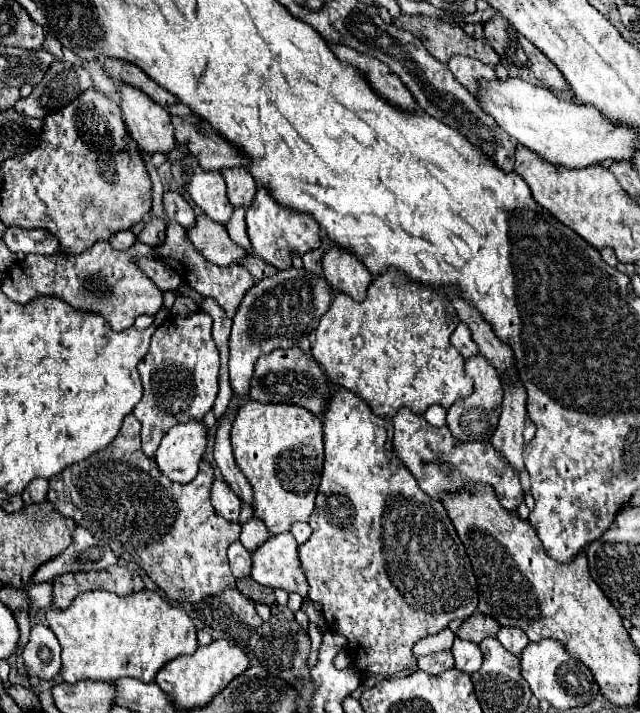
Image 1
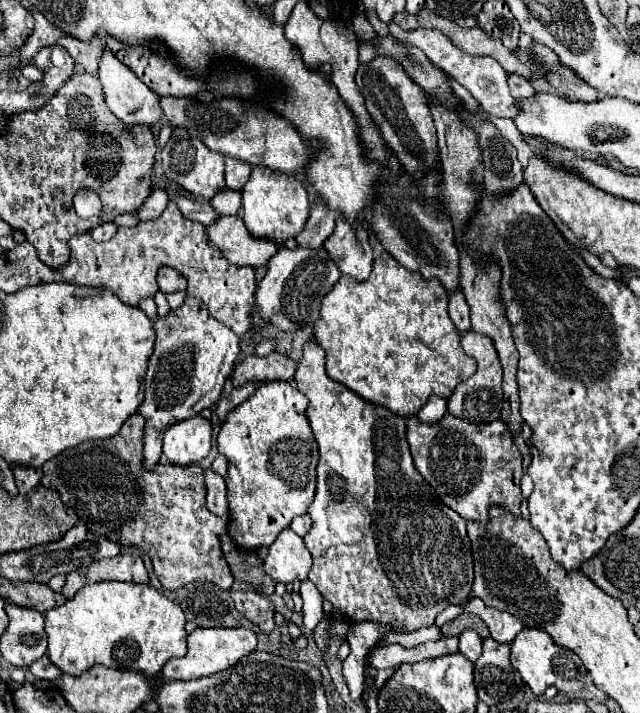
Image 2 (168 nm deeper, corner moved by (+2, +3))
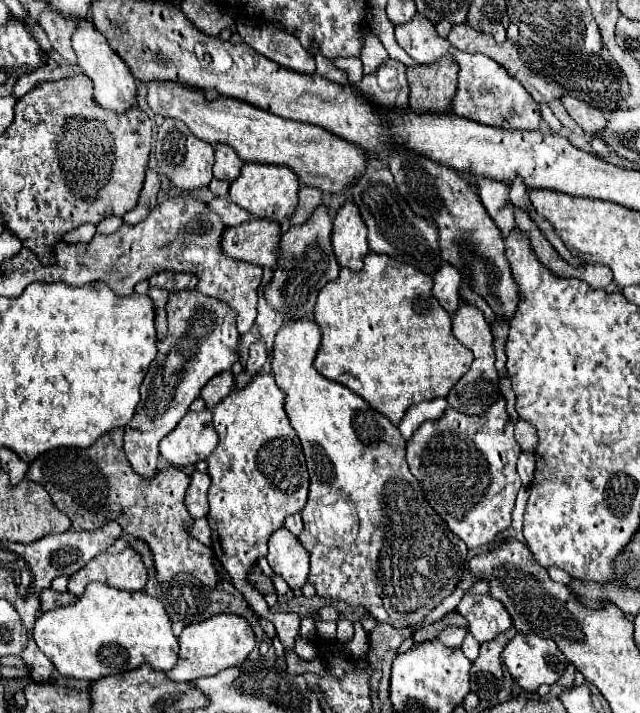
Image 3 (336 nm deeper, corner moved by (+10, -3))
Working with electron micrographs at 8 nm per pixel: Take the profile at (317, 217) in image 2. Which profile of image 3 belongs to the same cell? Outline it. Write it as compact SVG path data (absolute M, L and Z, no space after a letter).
M302 185L298 191L298 207L292 215L292 225L300 225L308 221L308 217L314 213L318 205L322 205L322 193L318 189Z

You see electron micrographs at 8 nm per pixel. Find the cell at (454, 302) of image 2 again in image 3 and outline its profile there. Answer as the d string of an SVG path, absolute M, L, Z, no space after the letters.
M444 265L442 269L438 269L434 273L432 293L448 313L454 313L456 305L460 303L460 299L458 299L460 283L462 283L462 275L452 265Z

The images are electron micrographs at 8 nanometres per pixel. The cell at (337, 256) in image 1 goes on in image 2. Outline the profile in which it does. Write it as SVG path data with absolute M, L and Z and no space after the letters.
M338 219L336 231L324 241L324 249L340 273L360 283L366 281L372 271L372 247L368 237L368 231L360 225L354 229L344 219Z

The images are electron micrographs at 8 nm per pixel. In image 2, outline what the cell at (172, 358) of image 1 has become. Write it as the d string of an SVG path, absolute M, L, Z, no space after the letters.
M188 297L182 307L170 311L166 317L158 317L154 321L154 331L156 331L154 353L148 359L148 371L146 371L146 377L144 377L146 397L144 397L144 401L138 409L138 413L146 419L146 427L144 427L144 467L148 467L148 469L152 469L158 463L158 459L162 455L162 435L170 425L174 425L174 421L184 421L188 417L194 417L202 409L212 407L214 403L218 403L224 381L232 373L236 355L240 351L240 337L234 331L230 331L228 327L224 327L224 323L216 321L208 313L204 303L200 303L200 299L194 299L194 297Z

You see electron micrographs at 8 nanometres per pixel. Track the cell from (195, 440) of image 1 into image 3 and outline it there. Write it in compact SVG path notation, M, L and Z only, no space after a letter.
M204 409L184 415L180 423L160 441L160 453L172 465L186 467L208 459L216 445L218 433L212 425L212 413Z

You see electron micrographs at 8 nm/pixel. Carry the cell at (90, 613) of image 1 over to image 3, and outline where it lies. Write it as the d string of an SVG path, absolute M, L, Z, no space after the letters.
M90 583L76 603L42 613L34 623L34 641L38 649L54 663L54 669L60 675L74 679L98 681L106 675L132 671L142 663L150 663L158 671L170 671L178 661L178 639L172 633L170 619L162 603L146 591L124 591L104 583Z

